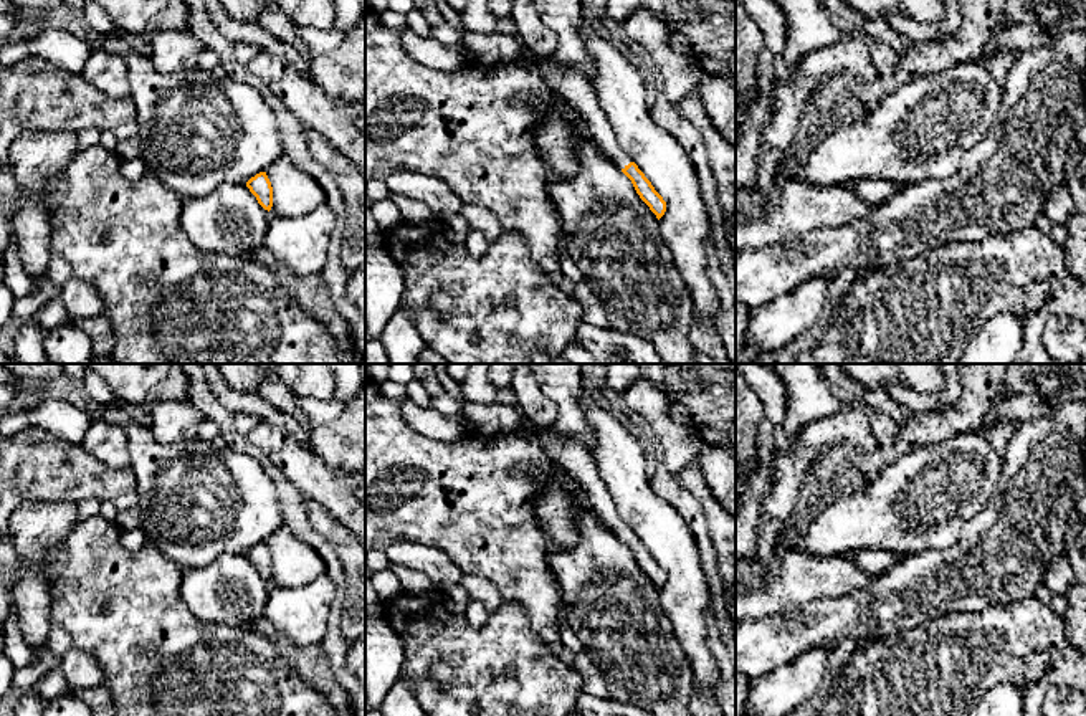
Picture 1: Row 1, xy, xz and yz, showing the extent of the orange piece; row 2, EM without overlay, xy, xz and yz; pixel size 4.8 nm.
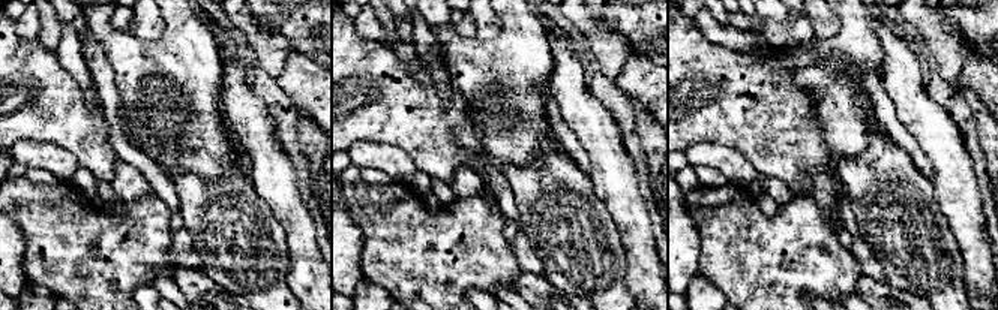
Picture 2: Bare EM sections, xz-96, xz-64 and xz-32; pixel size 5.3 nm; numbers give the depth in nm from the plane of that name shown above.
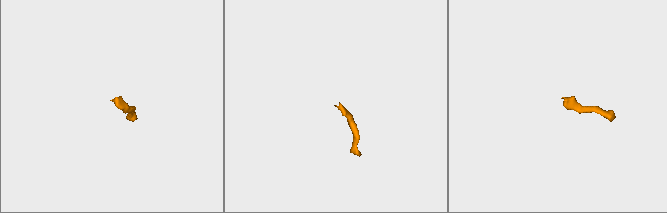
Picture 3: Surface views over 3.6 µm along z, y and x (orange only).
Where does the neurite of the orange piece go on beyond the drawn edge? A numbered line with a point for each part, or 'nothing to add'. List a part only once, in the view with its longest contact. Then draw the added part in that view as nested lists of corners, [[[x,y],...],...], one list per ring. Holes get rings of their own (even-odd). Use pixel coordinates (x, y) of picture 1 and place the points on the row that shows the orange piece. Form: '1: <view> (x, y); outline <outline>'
1: xz (569, 85); outline [[[524,43],[517,63],[542,78],[555,96],[567,101],[577,111],[592,139],[618,169],[625,169],[631,162],[618,147],[615,132],[608,124],[590,83],[580,73],[555,66],[549,61],[549,56],[536,55]]]

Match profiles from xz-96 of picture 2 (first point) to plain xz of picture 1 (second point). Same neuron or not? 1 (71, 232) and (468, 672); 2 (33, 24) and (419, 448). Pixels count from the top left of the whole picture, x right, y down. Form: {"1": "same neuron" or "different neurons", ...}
{"1": "same neuron", "2": "different neurons"}

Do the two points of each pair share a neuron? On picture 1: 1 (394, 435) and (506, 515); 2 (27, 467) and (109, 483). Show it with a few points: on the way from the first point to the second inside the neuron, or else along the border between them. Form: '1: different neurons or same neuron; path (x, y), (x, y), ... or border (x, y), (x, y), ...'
1: same neuron; path (422, 463), (440, 482), (463, 486), (478, 501)
2: same neuron; path (47, 468), (90, 478)

